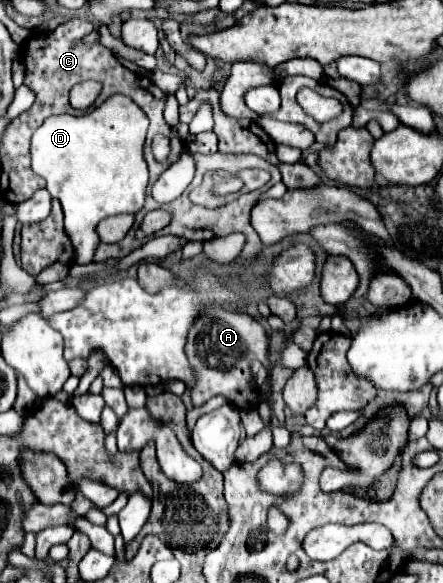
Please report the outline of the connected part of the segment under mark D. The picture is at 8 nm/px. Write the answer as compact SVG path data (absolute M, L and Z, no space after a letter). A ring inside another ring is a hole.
M113 95L103 105L95 107L87 115L53 115L49 117L31 139L31 157L33 171L41 175L47 183L49 193L59 199L65 215L65 231L71 237L71 231L77 241L73 241L75 263L87 265L93 261L93 255L99 245L97 225L109 215L119 213L137 213L145 205L145 189L149 183L147 163L143 159L143 141L149 127L149 119L143 109L125 95Z

